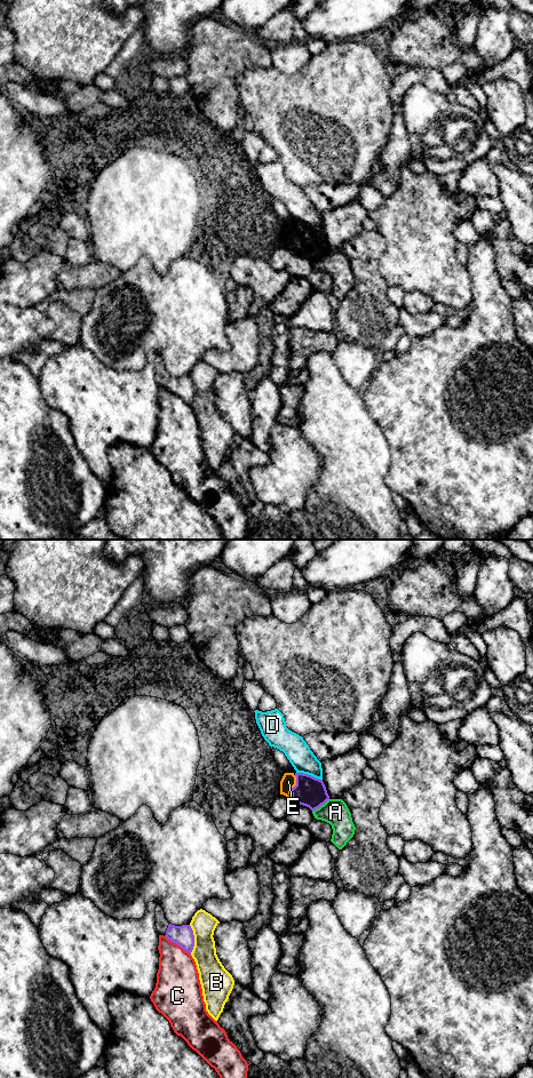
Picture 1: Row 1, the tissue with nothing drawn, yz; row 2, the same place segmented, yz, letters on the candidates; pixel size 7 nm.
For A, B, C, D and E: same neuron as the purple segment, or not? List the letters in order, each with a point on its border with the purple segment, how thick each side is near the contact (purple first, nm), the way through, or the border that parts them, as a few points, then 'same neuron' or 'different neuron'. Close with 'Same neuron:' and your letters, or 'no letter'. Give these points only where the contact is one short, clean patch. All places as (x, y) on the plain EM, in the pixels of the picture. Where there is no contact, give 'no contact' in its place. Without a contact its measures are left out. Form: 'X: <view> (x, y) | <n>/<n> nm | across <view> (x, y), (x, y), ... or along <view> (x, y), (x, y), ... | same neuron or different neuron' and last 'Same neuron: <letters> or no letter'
A: yz (320, 256) | 220/190 nm | different neuron
B: yz (193, 390) | 140/180 nm | different neuron
C: yz (177, 396) | 140/300 nm | different neuron
D: yz (309, 226) | 220/170 nm | different neuron
E: yz (294, 238) | 220/110 nm | across yz (309, 242), (294, 238), (288, 232) | same neuron
Same neuron: E

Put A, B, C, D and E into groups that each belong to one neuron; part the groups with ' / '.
A / B / C / D / E

